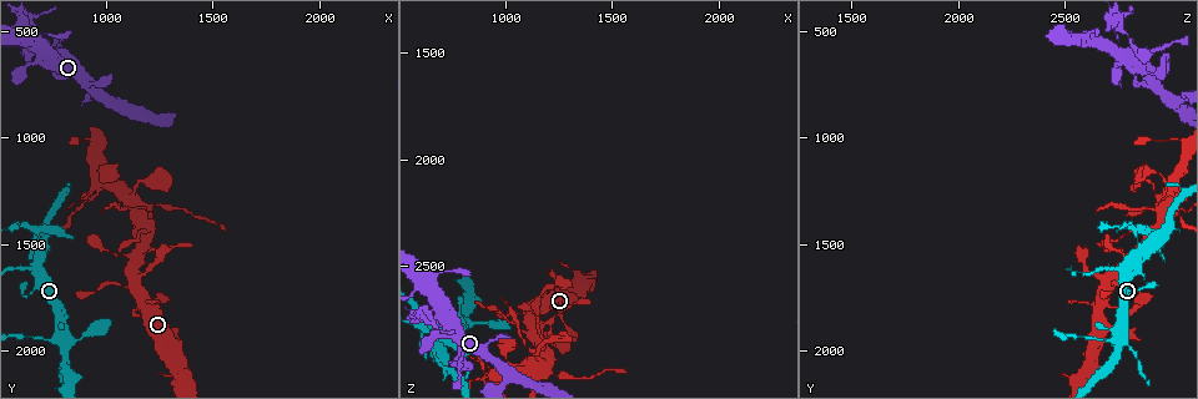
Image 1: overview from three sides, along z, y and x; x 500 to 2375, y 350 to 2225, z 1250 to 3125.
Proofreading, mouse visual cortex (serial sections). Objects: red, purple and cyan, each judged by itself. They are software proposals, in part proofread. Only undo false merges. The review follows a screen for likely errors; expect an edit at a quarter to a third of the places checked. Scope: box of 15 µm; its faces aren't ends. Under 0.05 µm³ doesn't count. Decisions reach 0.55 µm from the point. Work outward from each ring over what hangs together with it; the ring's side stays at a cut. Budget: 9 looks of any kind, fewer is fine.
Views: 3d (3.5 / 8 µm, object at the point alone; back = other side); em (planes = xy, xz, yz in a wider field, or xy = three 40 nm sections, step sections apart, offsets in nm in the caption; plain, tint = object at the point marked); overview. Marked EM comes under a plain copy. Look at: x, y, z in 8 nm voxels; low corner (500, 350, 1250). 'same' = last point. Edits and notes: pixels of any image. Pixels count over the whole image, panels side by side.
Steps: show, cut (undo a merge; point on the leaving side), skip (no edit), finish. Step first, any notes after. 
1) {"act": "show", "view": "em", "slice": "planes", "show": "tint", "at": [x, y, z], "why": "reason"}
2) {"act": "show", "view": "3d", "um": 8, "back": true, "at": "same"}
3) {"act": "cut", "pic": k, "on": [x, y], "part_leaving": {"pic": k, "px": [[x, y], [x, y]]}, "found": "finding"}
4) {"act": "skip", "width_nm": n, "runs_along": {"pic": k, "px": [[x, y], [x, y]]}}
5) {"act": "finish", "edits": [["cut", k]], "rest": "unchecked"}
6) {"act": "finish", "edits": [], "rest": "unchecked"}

{"act": "show", "view": "3d", "um": 3.5, "back": true, "at": [800, 1940, 2760], "why": "four-way junction"}

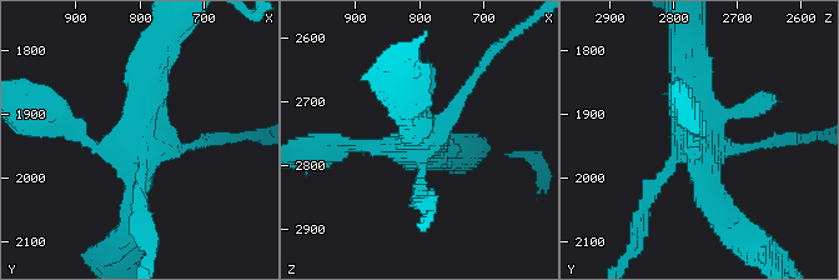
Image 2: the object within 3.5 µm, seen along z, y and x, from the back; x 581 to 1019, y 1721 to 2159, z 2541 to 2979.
{"act": "skip", "runs_along": {"pic": 2, "px": [[684, 61], [703, 195], [723, 210]]}, "found": "all the same cell"}

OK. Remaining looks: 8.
{"act": "show", "view": "3d", "um": 8, "back": true, "at": [1100, 1560, 2810], "why": "thick turns thin"}

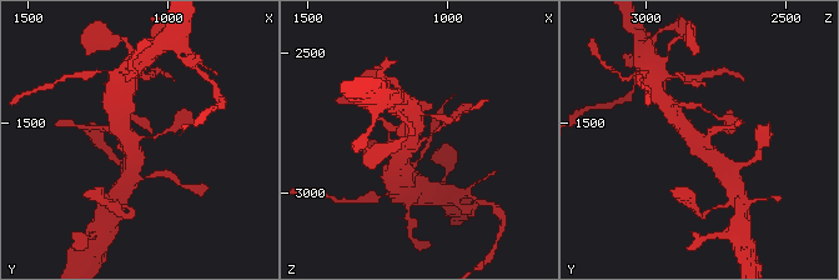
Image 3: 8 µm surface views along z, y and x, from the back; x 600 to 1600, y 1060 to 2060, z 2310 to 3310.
{"act": "show", "view": "3d", "um": 3.5, "at": [1100, 1550, 2810]}

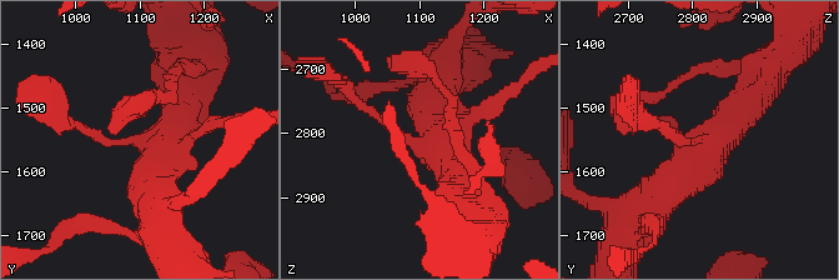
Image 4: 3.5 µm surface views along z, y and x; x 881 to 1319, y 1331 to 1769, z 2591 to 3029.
{"act": "skip", "arm_widths_nm": [100, 200, 450, 500], "runs_along": {"pic": 4, "px": [[649, 206], [707, 149], [760, 84]]}, "found": "continuous, no second cell"}

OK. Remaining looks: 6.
{"act": "show", "view": "3d", "um": 8, "back": true, "at": [1230, 1310, 3010], "why": "thick turns thin"}

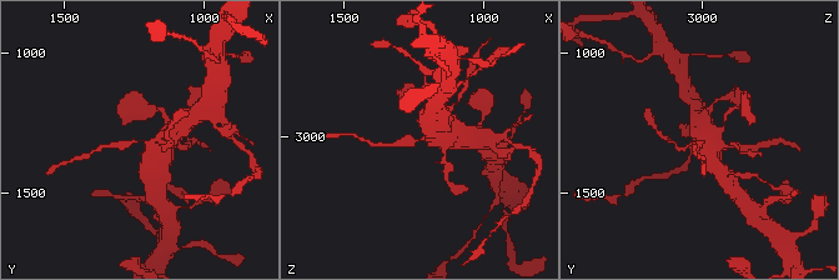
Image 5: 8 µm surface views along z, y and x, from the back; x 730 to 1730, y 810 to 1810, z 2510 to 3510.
{"act": "show", "view": "3d", "um": 3.5, "at": [1240, 1320, 3010], "why": "zoom in"}

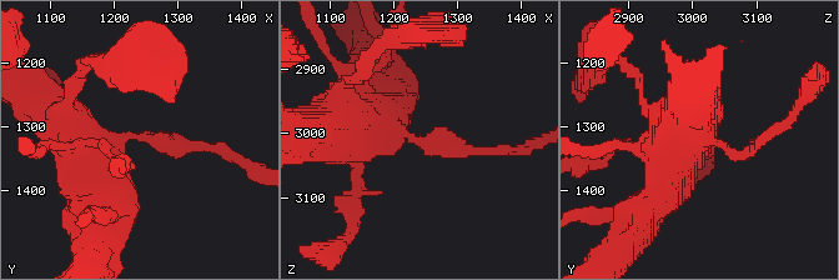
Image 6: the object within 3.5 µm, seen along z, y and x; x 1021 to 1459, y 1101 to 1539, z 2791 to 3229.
{"act": "show", "view": "em", "slice": "xy", "step": 1, "show": "tint", "at": [1240, 1310, 3015], "why": "need the tissue"}

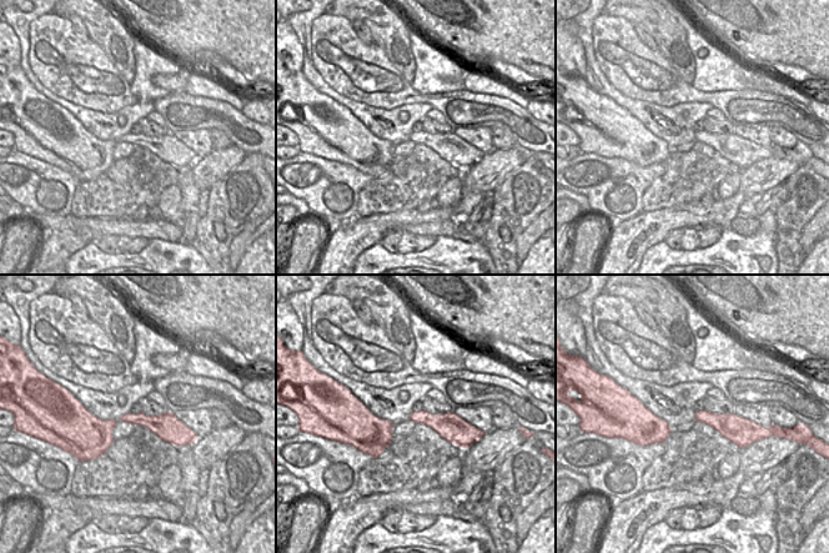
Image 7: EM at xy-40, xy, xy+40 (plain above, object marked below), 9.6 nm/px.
{"act": "skip", "runs_along": {"pic": 7, "px": [[83, 422], [135, 418], [187, 431]]}, "found": "continuous, no second cell"}

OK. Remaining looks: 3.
{"act": "show", "view": "3d", "um": 3.5, "at": [1000, 810, 3040]}

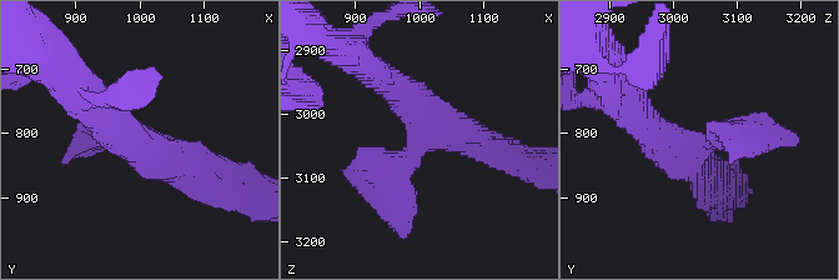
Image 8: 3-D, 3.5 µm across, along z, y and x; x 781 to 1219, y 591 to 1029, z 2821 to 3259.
{"act": "show", "view": "em", "slice": "planes", "show": "tint", "at": [1010, 810, 3030]}

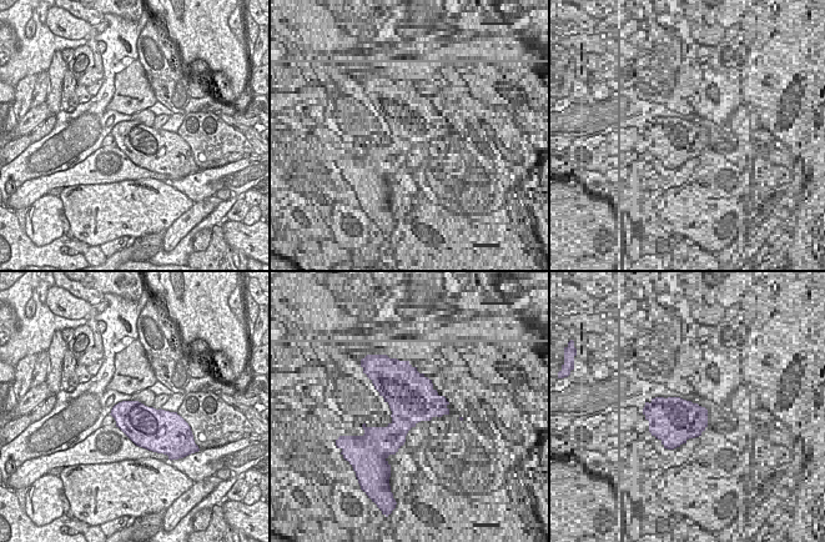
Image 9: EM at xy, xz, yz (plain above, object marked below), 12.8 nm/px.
{"act": "skip", "runs_along": {"pic": 8, "px": [[373, 70], [447, 129], [501, 154]]}, "found": "one cell here"}

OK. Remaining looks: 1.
{"act": "finish", "edits": [], "rest": "unchecked"}

